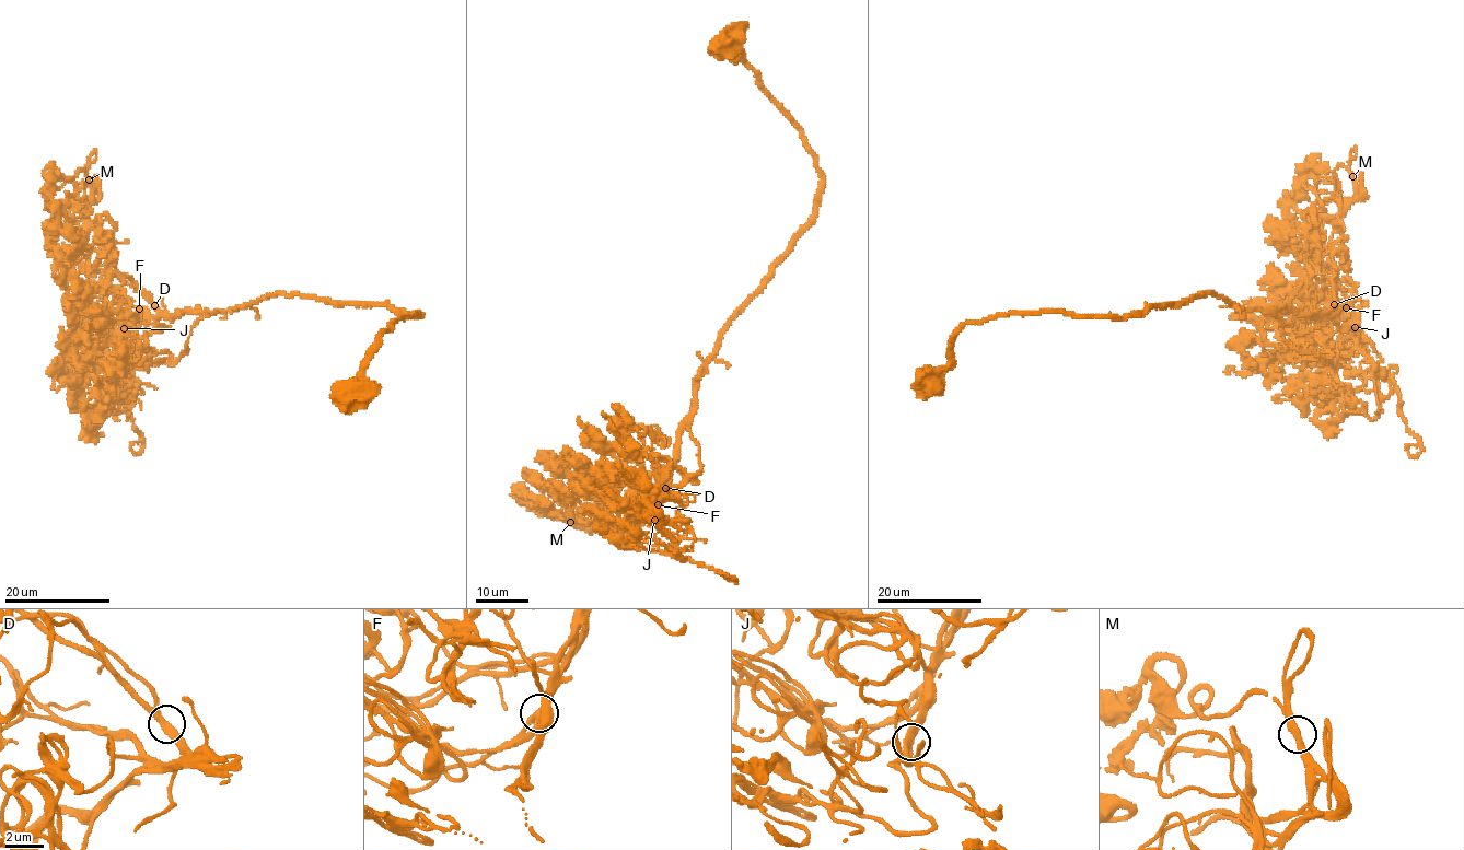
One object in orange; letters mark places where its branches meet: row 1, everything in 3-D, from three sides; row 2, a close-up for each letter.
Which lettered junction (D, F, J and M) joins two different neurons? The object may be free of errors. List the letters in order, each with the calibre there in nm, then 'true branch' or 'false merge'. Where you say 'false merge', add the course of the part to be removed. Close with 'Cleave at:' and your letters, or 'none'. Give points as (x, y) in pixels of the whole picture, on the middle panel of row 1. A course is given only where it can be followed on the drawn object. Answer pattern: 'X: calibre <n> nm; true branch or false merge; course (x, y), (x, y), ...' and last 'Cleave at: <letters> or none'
D: calibre 340 nm; true branch
F: calibre 340 nm; true branch
J: calibre 360 nm; true branch
M: calibre 340 nm; true branch
Cleave at: none

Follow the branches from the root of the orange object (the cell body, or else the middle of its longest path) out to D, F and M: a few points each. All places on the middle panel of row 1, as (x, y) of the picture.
D: (725, 46), (800, 129), (822, 177), (820, 202), (815, 222), (722, 335), (698, 377), (665, 487)
F: (725, 46), (800, 129), (822, 177), (820, 202), (815, 222), (731, 321), (698, 377), (678, 461), (658, 504)
M: (725, 46), (815, 156), (815, 222), (722, 335), (669, 485), (607, 501), (600, 523), (570, 522)

